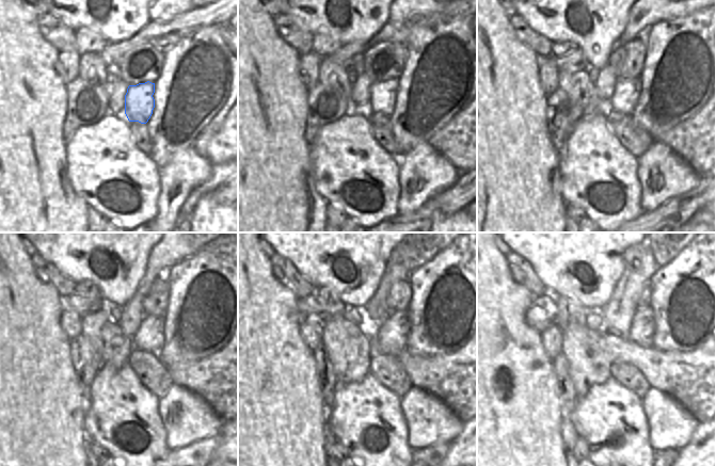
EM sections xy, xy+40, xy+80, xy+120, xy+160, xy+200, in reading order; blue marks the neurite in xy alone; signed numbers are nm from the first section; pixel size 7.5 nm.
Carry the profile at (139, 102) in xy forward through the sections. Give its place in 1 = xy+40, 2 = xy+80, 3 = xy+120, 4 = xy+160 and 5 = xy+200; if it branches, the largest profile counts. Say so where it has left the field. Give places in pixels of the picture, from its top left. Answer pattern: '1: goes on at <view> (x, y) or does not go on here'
1: goes on at xy+40 (383, 94)
2: goes on at xy+80 (626, 92)
3: goes on at xy+120 (149, 337)
4: goes on at xy+160 (392, 337)
5: goes on at xy+200 (641, 332)

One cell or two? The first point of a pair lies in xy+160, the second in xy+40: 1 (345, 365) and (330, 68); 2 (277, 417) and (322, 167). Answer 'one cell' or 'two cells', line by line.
1: one cell
2: two cells

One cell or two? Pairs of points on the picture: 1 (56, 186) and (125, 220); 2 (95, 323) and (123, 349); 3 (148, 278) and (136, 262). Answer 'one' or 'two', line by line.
1: two
2: one
3: two

